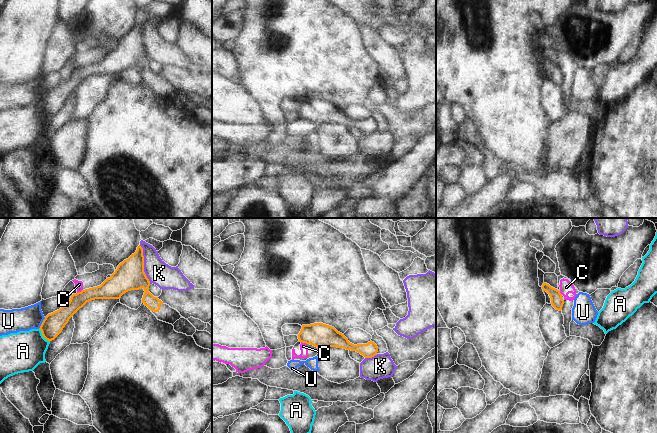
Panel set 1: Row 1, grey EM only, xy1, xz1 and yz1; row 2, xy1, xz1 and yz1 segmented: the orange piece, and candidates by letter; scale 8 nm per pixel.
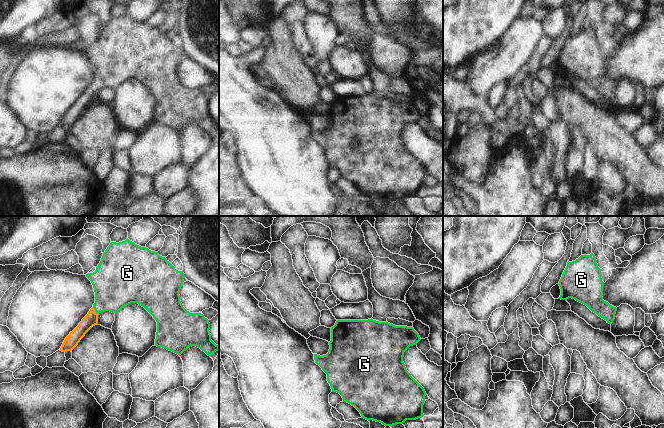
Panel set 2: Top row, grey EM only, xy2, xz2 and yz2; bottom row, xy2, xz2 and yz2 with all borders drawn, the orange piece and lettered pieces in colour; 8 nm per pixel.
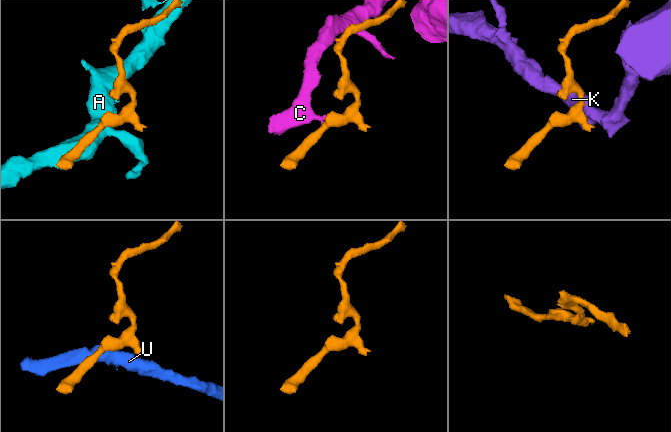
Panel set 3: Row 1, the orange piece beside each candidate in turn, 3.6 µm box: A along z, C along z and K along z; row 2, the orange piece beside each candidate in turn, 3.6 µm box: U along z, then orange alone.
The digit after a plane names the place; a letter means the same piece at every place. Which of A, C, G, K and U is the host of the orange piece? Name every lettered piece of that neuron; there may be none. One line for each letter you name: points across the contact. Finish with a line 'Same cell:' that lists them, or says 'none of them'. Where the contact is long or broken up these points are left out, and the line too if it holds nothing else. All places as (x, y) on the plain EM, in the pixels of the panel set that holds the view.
G: across xy2 (91, 95), (94, 87), (111, 70), (114, 63)
Same cell: G

